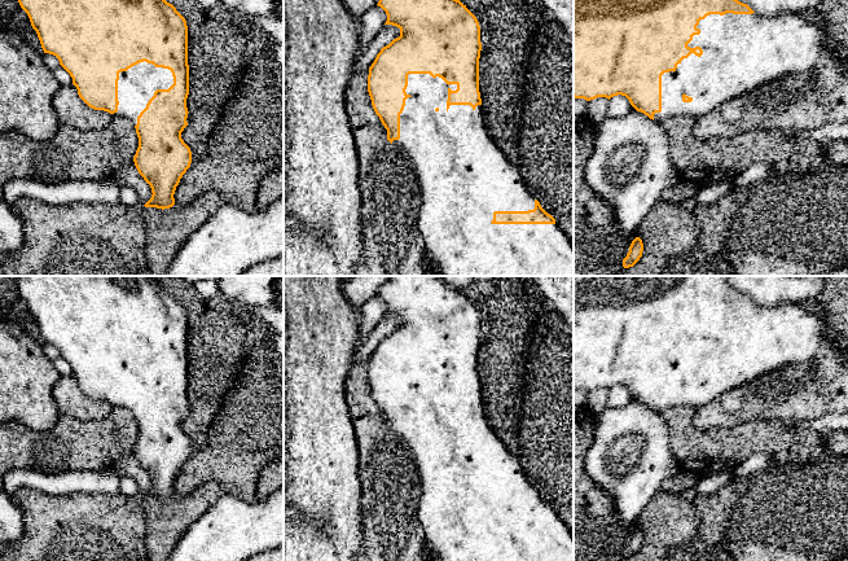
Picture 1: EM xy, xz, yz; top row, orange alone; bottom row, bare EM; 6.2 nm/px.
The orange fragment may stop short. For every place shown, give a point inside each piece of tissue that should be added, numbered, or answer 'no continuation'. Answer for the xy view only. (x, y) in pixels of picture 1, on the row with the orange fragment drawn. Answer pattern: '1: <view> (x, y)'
1: xy (136, 86)

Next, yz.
1: yz (741, 52)

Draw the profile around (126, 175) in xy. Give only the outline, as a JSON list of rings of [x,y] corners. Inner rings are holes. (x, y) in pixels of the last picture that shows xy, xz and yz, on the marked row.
[[[133,158],[120,163],[120,166],[113,171],[110,179],[119,187],[133,188],[140,200],[140,206],[144,206],[151,198],[151,188],[139,174]]]

